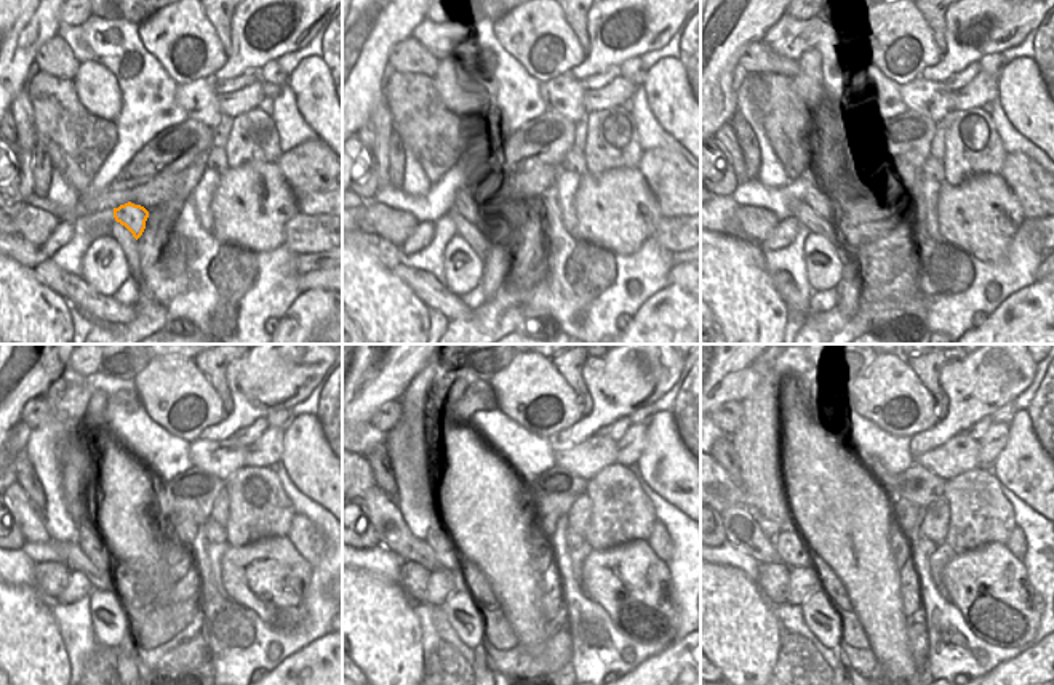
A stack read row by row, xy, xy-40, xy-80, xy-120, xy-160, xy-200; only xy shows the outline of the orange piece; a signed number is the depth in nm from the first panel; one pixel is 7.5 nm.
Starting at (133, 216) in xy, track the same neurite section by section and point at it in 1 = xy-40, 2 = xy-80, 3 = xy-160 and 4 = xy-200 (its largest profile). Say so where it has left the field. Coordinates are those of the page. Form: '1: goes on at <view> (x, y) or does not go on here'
1: goes on at xy-40 (477, 210)
2: goes on at xy-80 (819, 200)
3: goes on at xy-160 (445, 548)
4: goes on at xy-200 (790, 546)

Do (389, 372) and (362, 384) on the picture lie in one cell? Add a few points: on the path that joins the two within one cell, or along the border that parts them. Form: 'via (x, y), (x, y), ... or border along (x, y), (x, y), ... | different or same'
via (383, 372), (368, 383) | same

